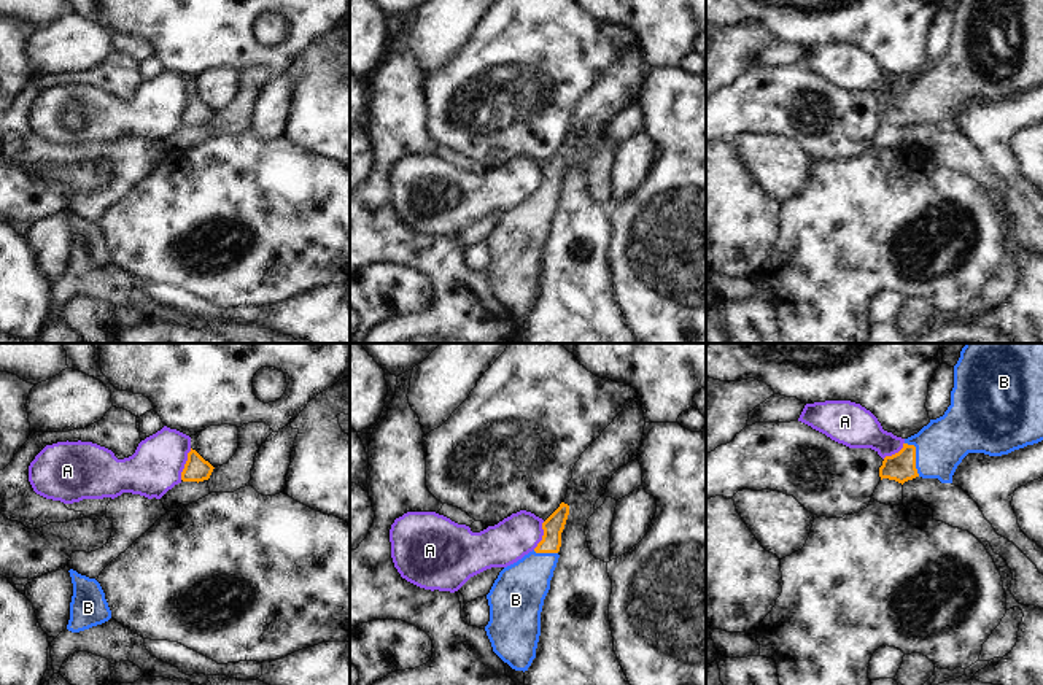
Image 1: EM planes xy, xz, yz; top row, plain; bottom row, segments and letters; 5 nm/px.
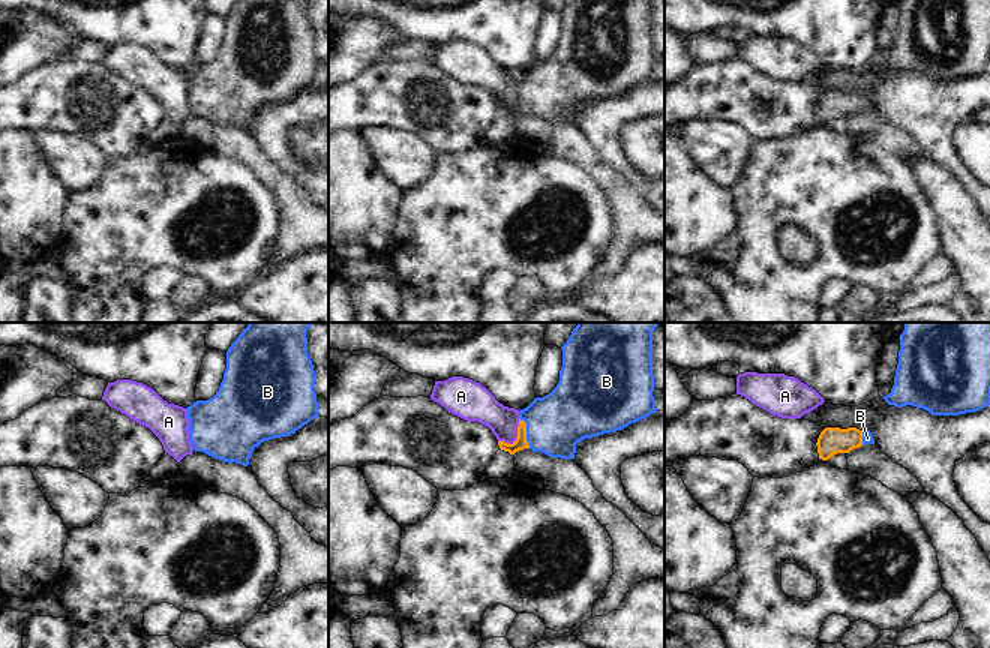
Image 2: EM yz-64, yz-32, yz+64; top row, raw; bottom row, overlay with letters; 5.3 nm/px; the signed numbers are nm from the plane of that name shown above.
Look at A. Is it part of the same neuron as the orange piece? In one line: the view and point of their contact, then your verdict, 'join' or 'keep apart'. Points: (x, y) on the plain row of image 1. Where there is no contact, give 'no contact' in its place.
xy (185, 108) | keep apart

